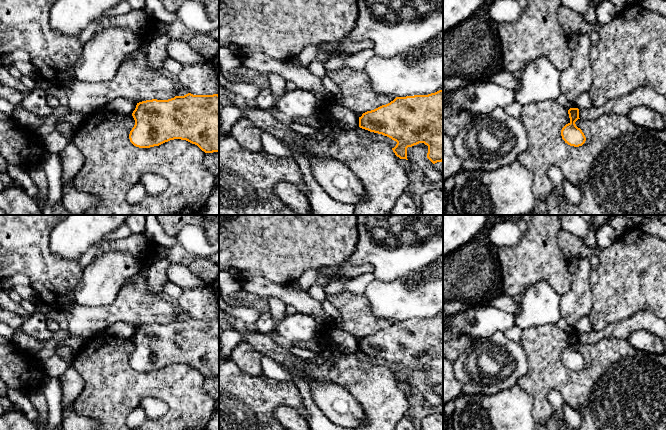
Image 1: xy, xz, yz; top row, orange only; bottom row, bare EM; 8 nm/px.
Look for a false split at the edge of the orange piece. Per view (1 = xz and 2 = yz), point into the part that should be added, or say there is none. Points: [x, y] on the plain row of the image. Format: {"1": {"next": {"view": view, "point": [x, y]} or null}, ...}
{"1": {"next": null}, "2": {"next": null}}

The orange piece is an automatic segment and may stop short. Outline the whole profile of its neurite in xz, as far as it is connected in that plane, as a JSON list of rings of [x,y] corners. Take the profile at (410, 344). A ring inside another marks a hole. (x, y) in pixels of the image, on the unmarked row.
[[[439,314],[435,317],[431,317],[428,319],[414,319],[414,320],[406,320],[406,321],[396,321],[393,325],[386,329],[382,329],[374,334],[367,335],[362,338],[361,341],[359,341],[359,351],[365,354],[368,354],[370,356],[382,358],[384,360],[387,360],[391,362],[392,364],[396,365],[397,368],[394,372],[392,372],[393,376],[397,381],[400,383],[407,383],[407,372],[412,371],[414,369],[417,369],[419,367],[424,367],[428,370],[428,377],[427,382],[433,387],[442,386],[443,385],[443,314]]]

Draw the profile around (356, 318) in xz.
[[[342,291],[335,295],[329,295],[326,300],[338,310],[340,321],[333,319],[332,323],[322,325],[317,337],[324,342],[325,348],[333,346],[326,336],[330,330],[341,330],[359,340],[386,329],[396,322],[375,316],[364,294]]]

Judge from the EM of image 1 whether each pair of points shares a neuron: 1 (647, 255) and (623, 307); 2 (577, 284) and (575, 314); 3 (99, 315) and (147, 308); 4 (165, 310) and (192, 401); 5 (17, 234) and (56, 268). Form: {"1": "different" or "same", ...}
{"1": "same", "2": "same", "3": "same", "4": "different", "5": "same"}

